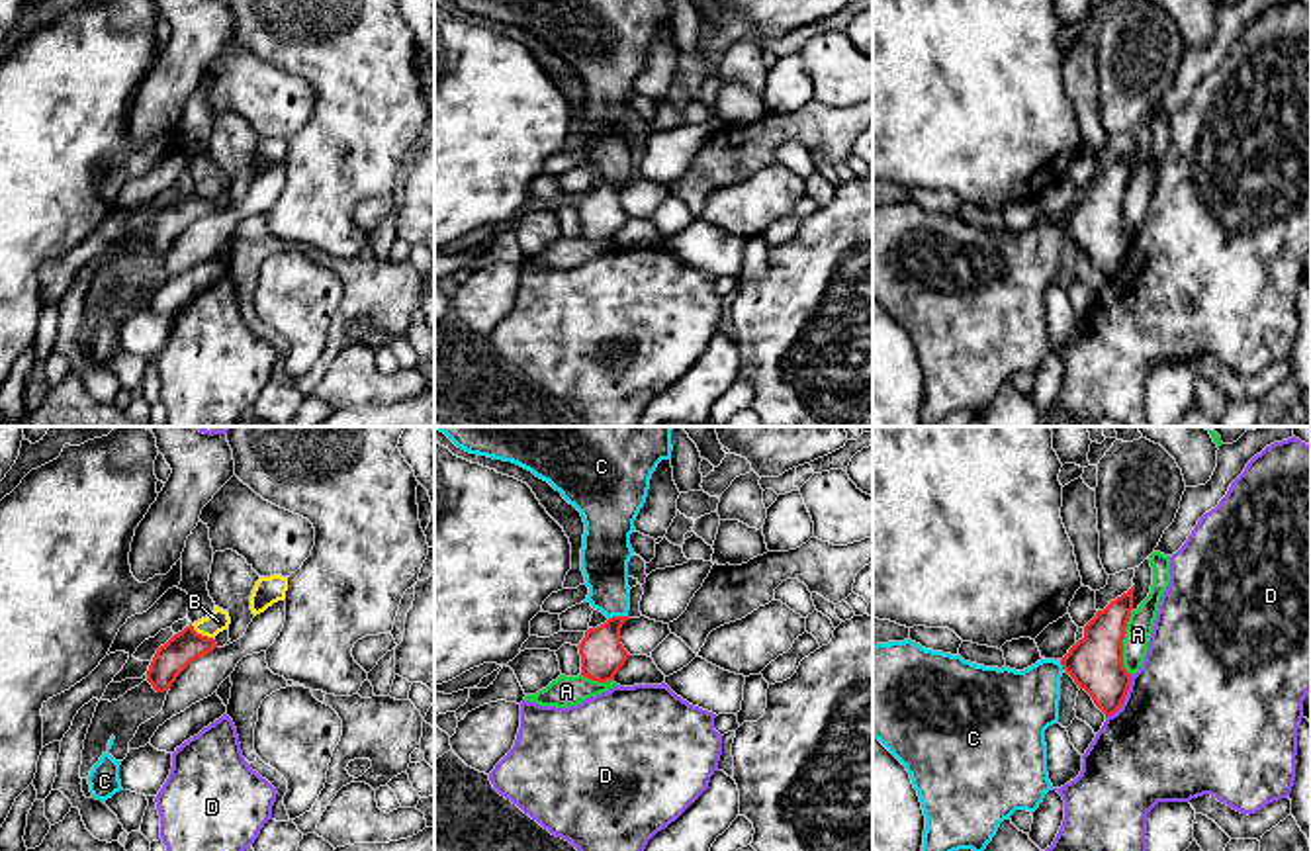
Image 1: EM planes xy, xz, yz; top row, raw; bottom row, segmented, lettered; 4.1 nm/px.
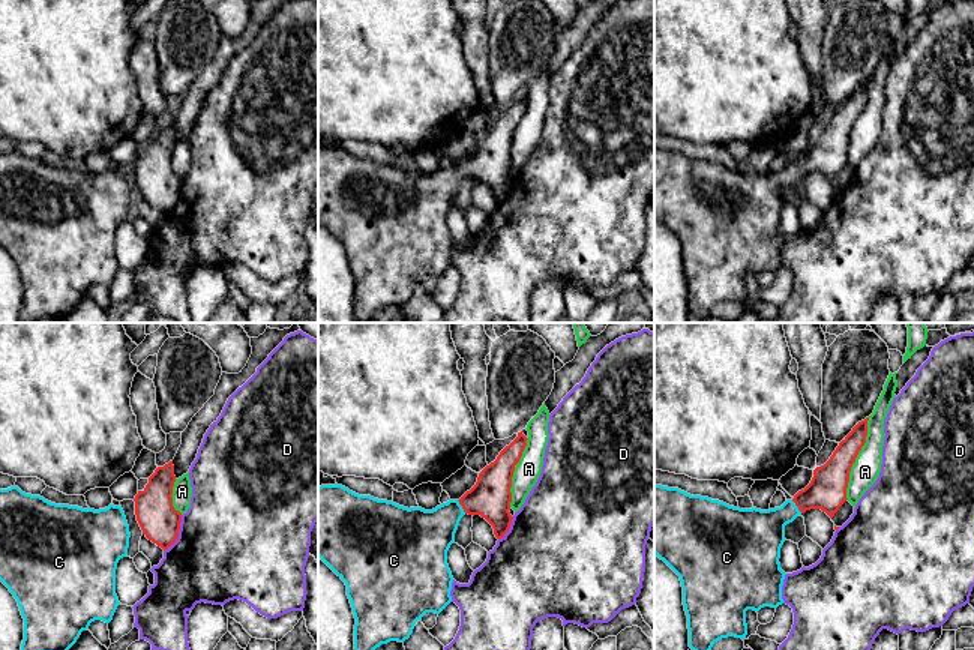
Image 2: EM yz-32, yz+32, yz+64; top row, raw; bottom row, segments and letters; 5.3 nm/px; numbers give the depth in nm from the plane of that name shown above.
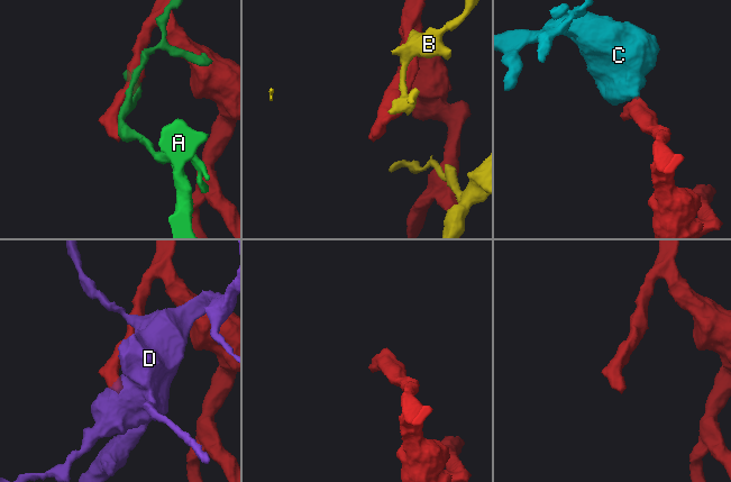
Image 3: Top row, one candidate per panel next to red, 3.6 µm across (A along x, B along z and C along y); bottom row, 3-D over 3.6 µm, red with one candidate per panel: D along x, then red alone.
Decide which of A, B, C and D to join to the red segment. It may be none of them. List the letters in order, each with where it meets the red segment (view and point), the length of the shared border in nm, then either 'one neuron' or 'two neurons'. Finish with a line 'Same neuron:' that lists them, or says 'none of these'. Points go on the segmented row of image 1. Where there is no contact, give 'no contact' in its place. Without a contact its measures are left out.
A: yz (1122, 642) | 280 nm | two neurons
B: xy (200, 634) | 110 nm | two neurons
C: xz (617, 617) | 80 nm | one neuron
D: yz (1124, 699) | 200 nm | two neurons
Same neuron: C

